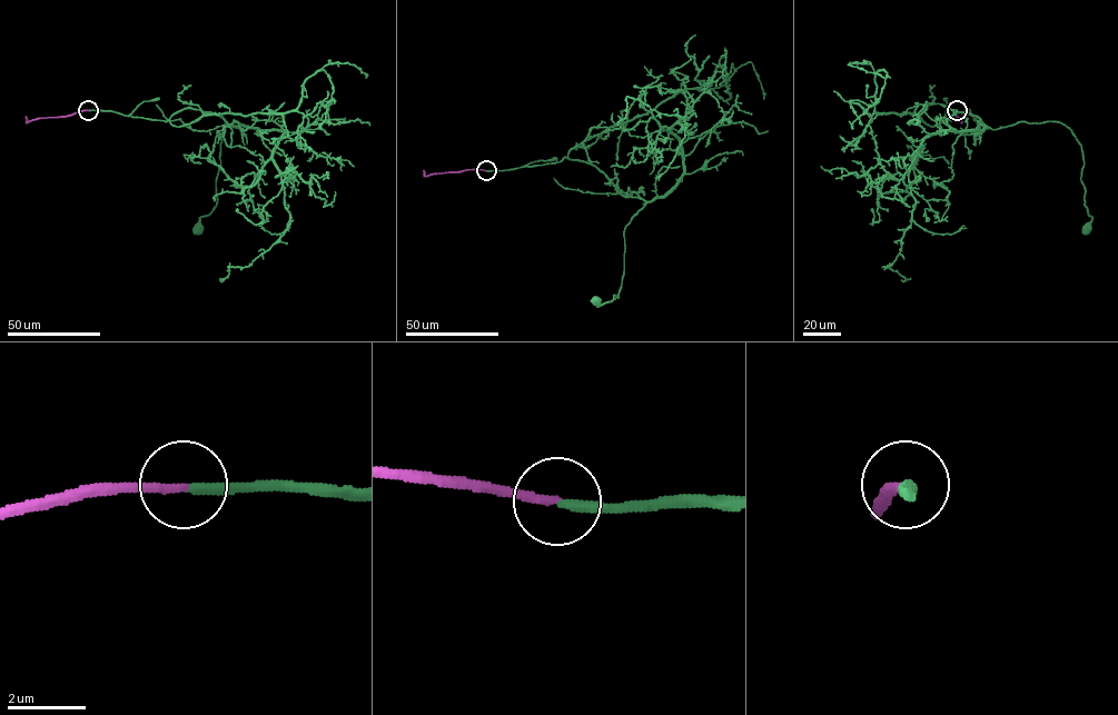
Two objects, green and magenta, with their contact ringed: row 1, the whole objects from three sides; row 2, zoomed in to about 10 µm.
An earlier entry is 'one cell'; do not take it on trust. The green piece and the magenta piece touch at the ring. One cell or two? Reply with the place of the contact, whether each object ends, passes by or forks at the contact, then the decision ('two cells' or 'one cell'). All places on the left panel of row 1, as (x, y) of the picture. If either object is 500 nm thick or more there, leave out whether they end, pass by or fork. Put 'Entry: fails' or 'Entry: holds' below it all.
(88, 110) | green ends | magenta ends | one cell
Entry: holds

